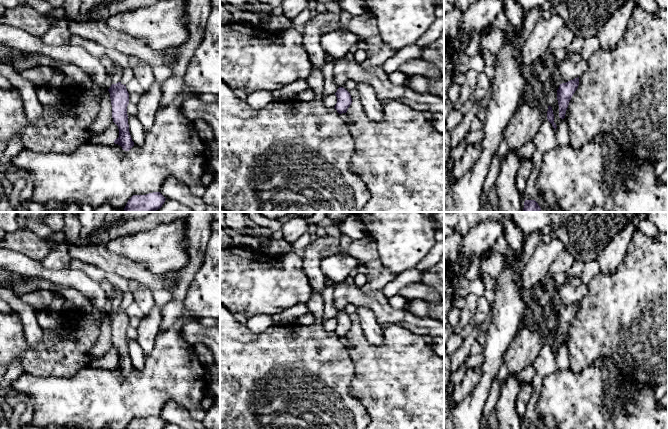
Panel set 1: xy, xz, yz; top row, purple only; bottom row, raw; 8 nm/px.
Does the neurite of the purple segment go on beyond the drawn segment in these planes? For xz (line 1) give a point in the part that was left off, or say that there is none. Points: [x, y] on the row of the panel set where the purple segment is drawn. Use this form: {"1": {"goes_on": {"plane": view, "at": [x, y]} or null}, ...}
{"1": {"goes_on": null}}

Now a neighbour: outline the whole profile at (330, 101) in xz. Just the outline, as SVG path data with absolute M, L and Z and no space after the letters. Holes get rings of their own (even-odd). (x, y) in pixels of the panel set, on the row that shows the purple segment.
M335 94L325 95L321 100L323 104L329 108L334 108L337 103L337 97Z

